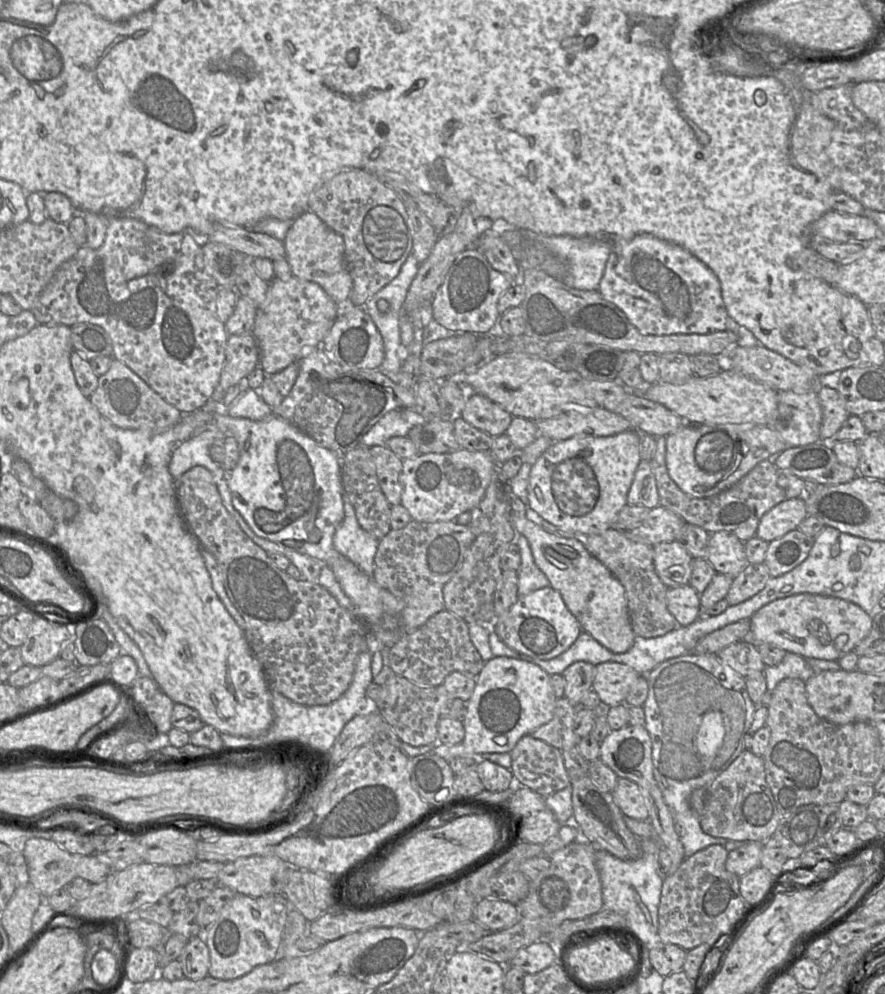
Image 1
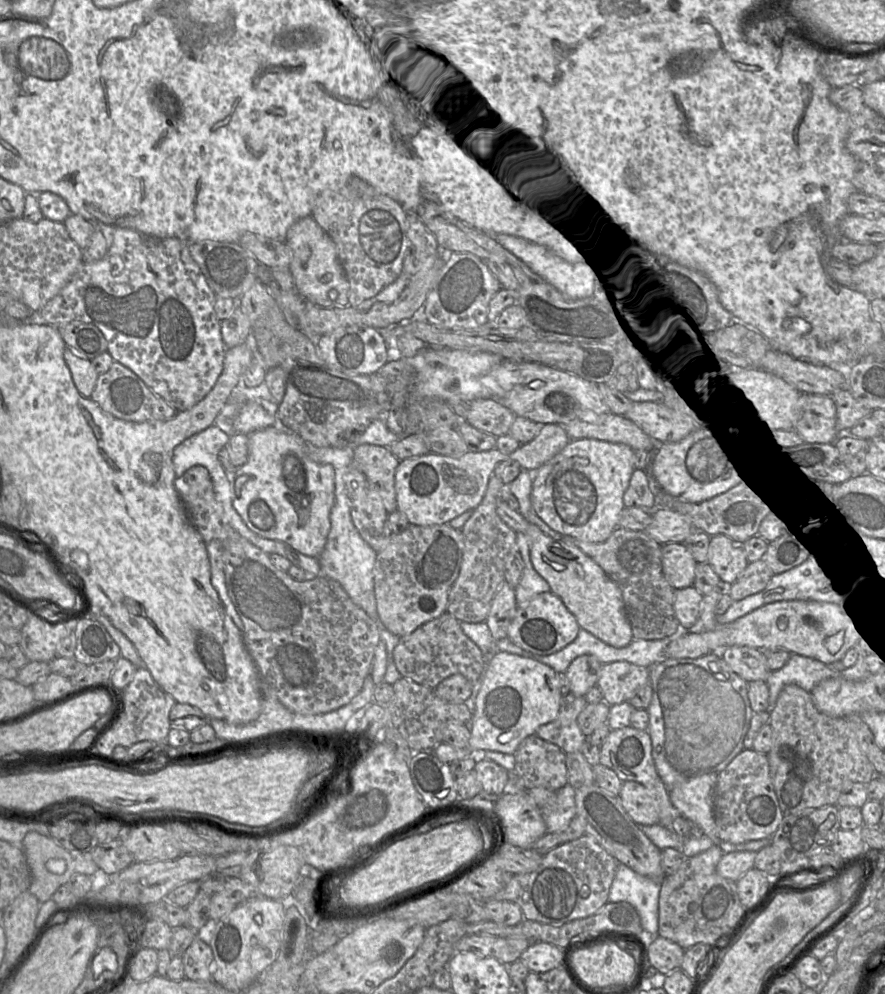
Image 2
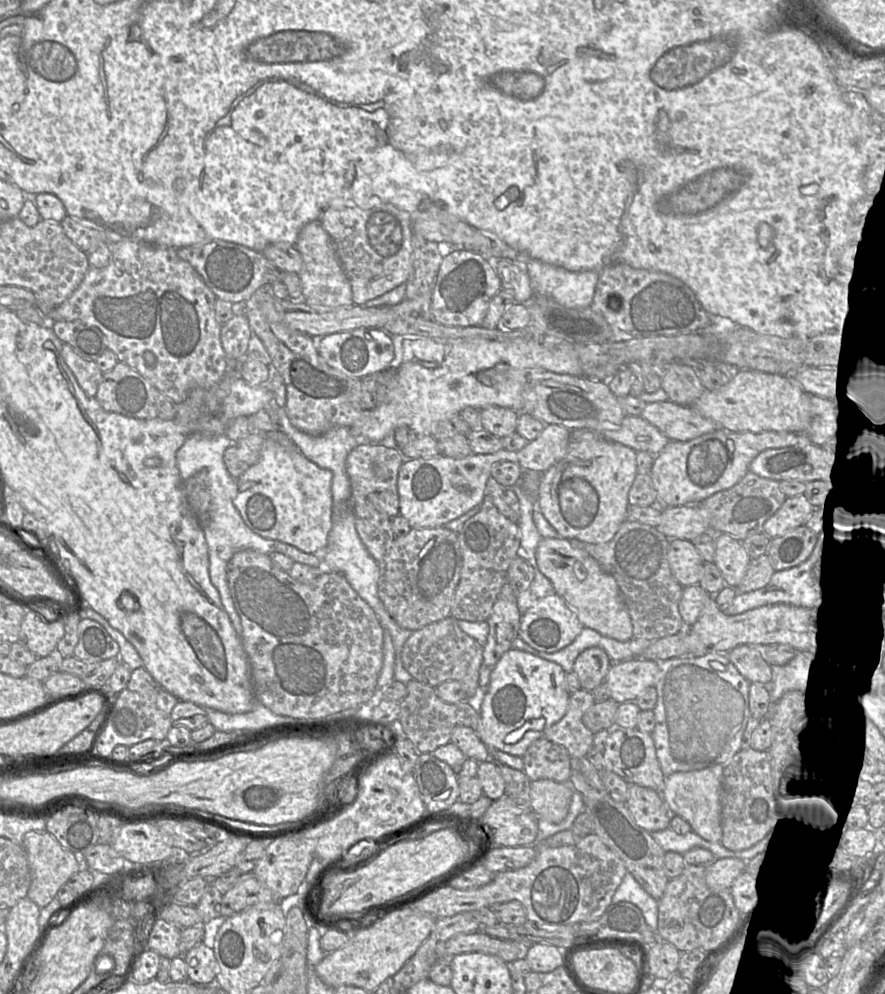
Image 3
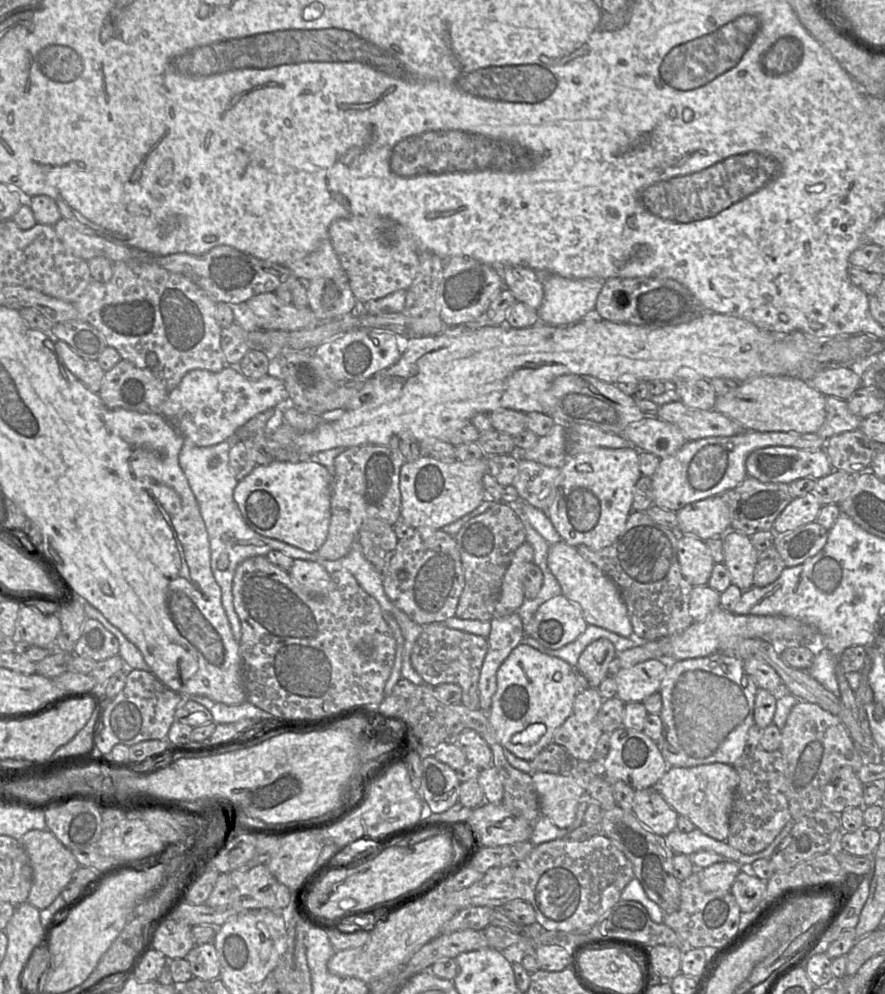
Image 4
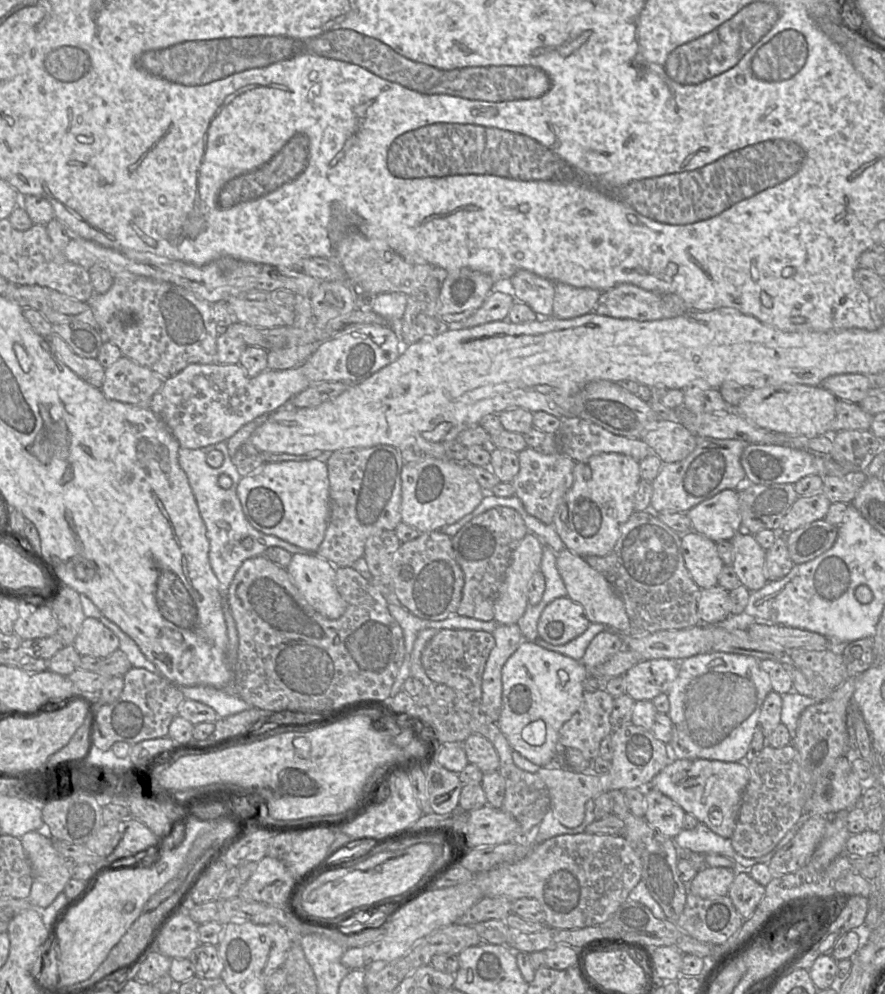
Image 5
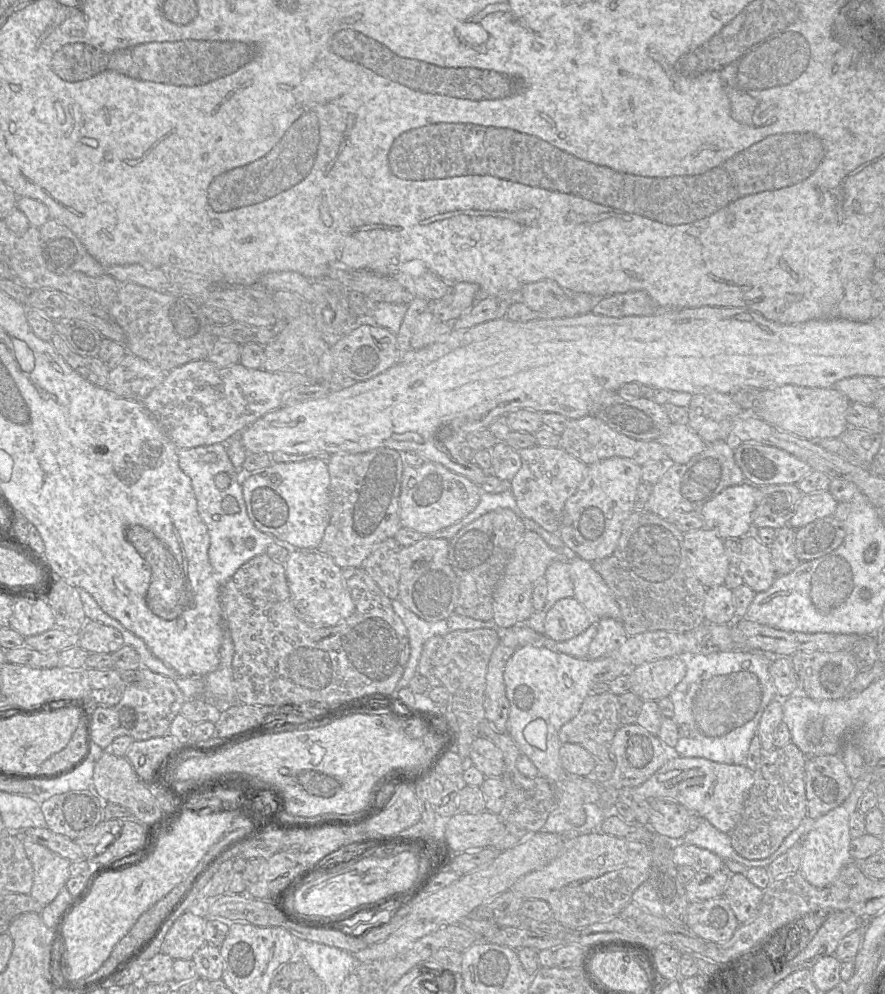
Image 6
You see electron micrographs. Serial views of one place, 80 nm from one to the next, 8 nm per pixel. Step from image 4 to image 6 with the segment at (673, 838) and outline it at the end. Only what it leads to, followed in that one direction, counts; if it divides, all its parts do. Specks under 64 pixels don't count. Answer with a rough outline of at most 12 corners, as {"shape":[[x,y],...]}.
{"shape":[[701,816],[697,829],[681,842],[707,849],[722,859],[747,868],[766,868],[773,855],[759,860],[740,856],[730,834],[721,832]]}

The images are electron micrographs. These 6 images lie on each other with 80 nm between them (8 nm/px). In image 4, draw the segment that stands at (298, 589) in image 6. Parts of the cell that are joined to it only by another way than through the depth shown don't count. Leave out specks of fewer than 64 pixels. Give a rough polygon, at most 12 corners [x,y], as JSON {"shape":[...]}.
{"shape":[[294,559],[289,573],[311,595],[324,595],[331,574],[318,561]]}

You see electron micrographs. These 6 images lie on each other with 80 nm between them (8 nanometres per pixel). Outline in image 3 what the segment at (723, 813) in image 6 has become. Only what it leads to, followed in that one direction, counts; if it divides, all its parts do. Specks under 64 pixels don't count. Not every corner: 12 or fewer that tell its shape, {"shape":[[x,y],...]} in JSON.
{"shape":[[724,766],[675,772],[662,797],[692,831],[720,842]]}

